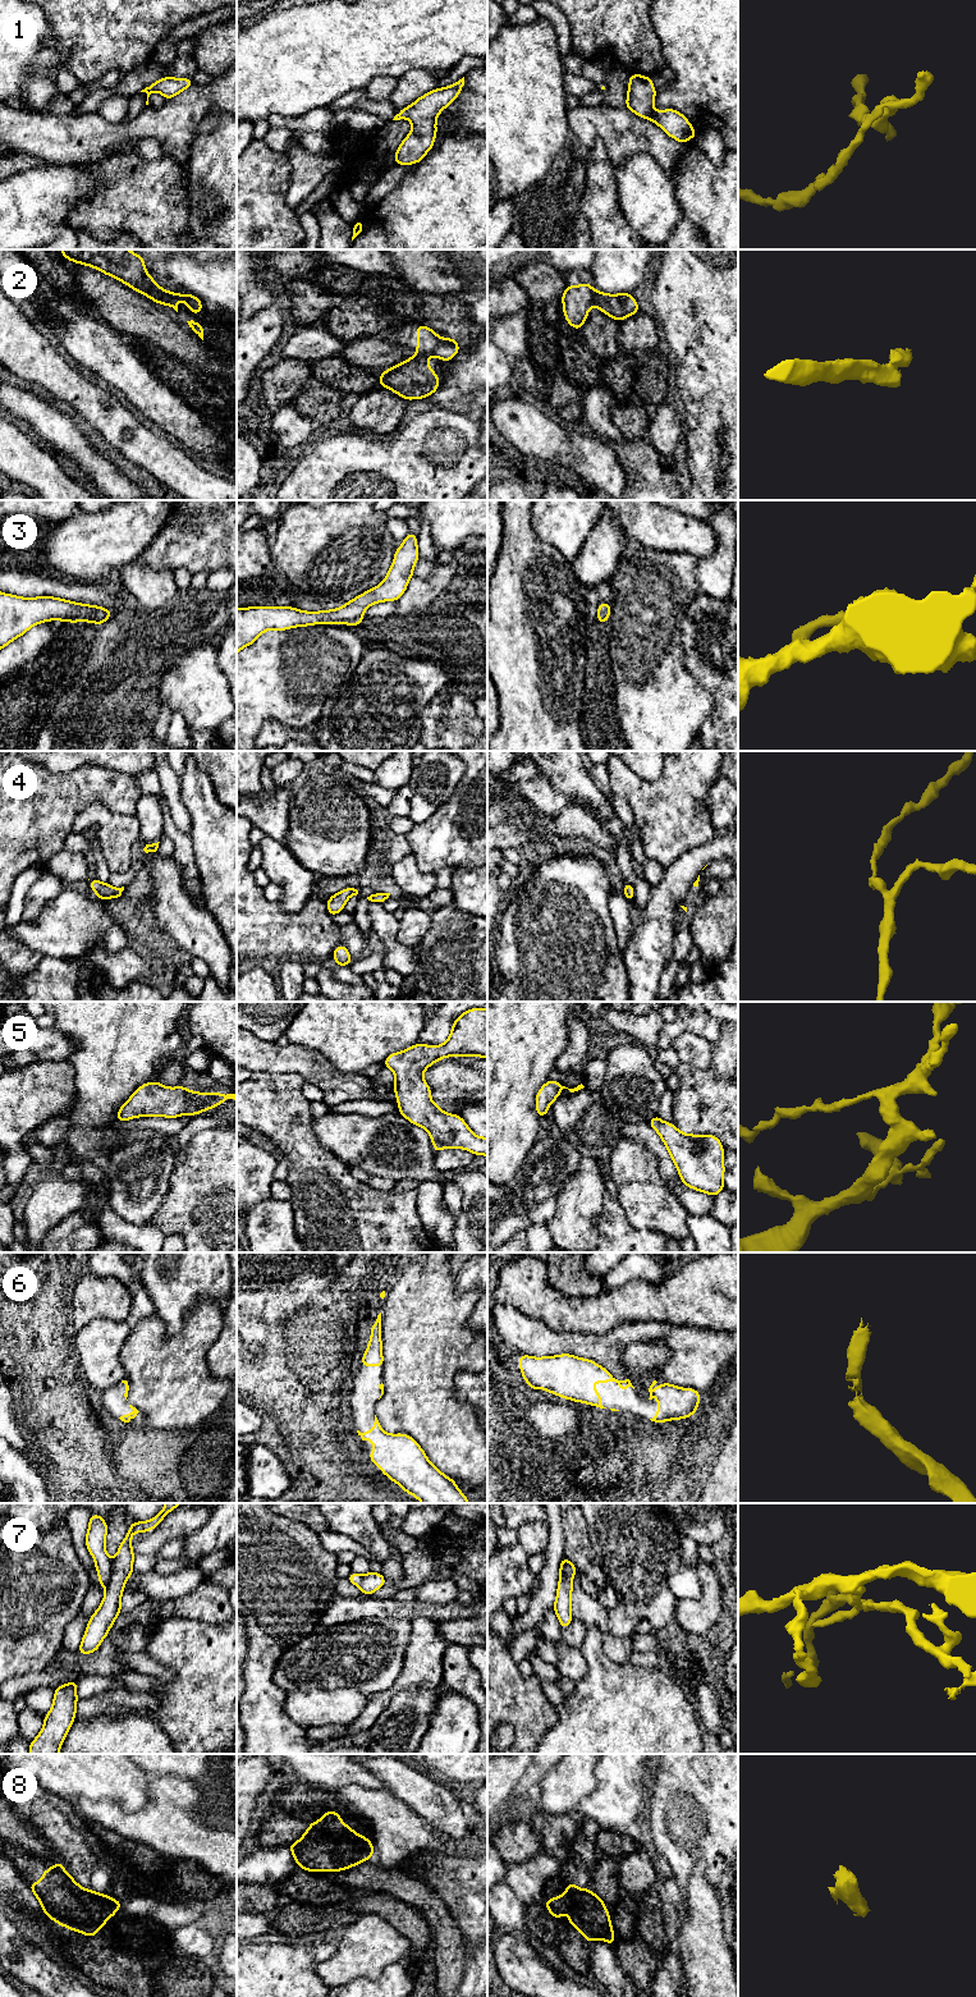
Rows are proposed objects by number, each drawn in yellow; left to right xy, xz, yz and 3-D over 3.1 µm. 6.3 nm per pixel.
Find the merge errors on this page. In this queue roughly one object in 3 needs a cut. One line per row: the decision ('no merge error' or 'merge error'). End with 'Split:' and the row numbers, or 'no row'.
1: no merge error
2: merge error
3: no merge error
4: no merge error
5: no merge error
6: no merge error
7: merge error
8: no merge error
Split: 2, 7

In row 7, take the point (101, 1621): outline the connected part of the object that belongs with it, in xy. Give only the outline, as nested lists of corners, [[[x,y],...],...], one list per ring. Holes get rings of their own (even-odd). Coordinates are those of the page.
[[[165,1503],[164,1508],[156,1517],[145,1522],[132,1522],[125,1538],[119,1545],[115,1558],[111,1561],[111,1580],[106,1586],[104,1599],[97,1611],[91,1616],[86,1627],[79,1652],[82,1655],[95,1653],[101,1641],[107,1636],[114,1621],[122,1609],[122,1593],[128,1577],[133,1574],[134,1553],[132,1551],[132,1534],[147,1533],[155,1529],[165,1516],[182,1503]]]

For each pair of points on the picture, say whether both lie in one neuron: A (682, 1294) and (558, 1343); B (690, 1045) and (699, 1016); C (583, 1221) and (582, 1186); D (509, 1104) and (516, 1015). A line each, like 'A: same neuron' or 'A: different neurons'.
A: different neurons
B: different neurons
C: same neuron
D: same neuron

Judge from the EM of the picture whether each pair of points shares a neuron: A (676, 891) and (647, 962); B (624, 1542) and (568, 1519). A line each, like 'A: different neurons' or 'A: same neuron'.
A: same neuron
B: different neurons

